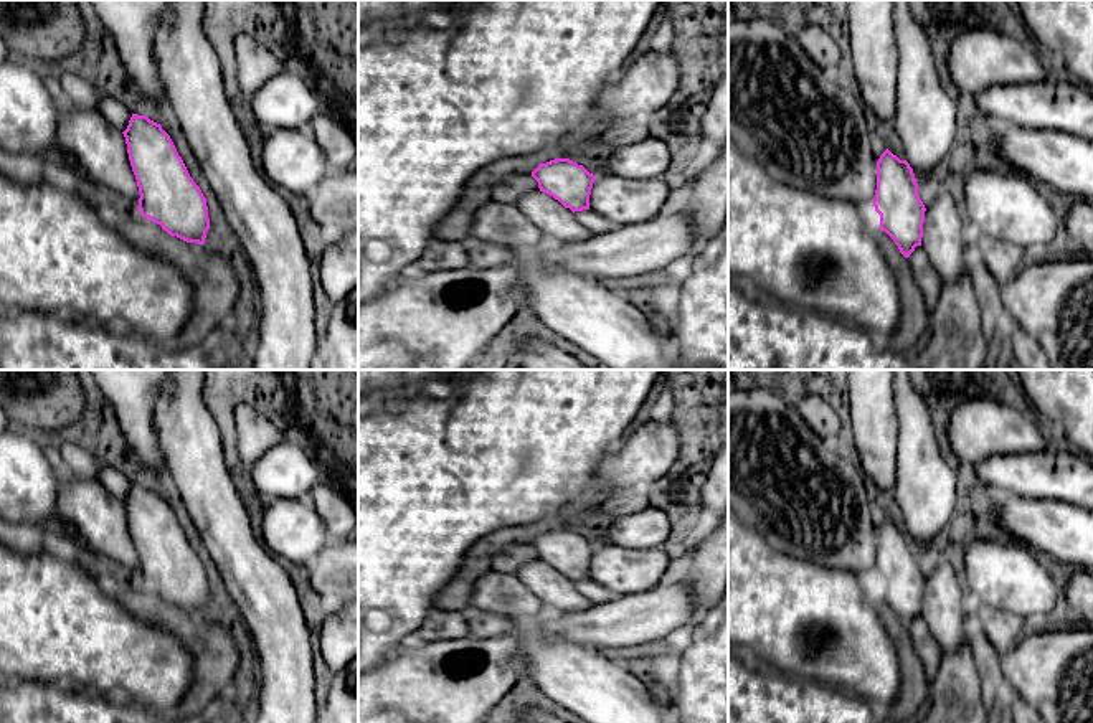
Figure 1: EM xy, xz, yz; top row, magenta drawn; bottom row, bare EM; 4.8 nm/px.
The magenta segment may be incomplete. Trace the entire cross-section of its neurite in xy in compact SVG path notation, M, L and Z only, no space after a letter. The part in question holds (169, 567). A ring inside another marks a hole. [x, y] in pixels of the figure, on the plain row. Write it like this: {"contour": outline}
{"contour": "M132 484L122 502L139 556L140 584L170 606L205 614L210 599L206 568L190 546L170 505L147 485Z"}

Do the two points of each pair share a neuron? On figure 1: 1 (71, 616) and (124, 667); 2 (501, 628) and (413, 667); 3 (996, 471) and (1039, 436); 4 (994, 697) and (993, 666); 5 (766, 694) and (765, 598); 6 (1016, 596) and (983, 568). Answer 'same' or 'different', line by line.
1: same
2: different
3: different
4: same
5: different
6: same

